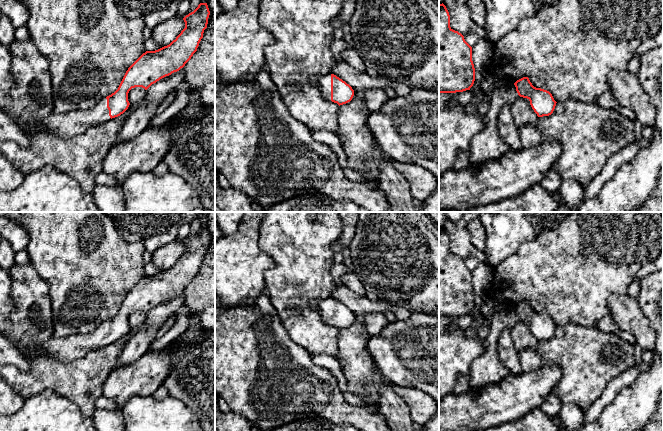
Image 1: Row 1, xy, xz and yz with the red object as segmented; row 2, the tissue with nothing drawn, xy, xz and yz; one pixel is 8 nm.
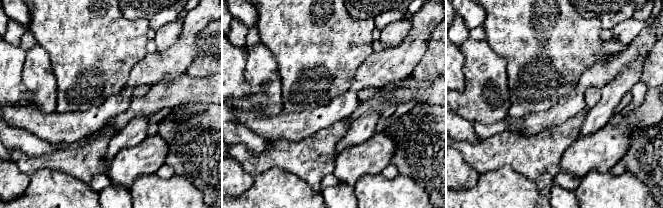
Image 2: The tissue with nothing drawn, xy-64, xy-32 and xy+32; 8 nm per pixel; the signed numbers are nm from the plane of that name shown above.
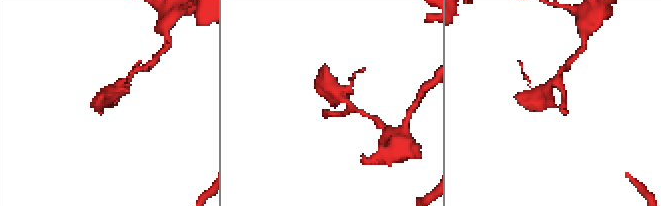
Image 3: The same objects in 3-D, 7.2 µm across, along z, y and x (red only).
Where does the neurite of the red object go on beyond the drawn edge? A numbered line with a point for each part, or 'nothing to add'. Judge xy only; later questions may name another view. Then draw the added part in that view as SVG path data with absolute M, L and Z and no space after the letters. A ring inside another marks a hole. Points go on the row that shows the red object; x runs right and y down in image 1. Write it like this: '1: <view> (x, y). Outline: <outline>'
1: xy (73, 123). Outline: M103 98L95 106L86 110L71 111L66 114L52 112L37 121L24 121L11 117L21 129L34 129L39 133L53 133L62 139L69 139L84 133L91 127L110 121L107 99Z

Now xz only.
1: xz (324, 82). Outline: M331 73L321 76L315 84L318 86L323 96L328 101L331 101Z

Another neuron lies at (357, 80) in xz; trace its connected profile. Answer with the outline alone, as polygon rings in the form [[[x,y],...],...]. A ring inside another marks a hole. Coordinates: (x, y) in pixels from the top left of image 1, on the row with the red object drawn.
[[[343,60],[337,61],[330,73],[345,81],[354,91],[364,91],[371,88],[383,89],[386,86],[390,87],[395,82],[388,76],[371,77],[366,72],[360,72]]]

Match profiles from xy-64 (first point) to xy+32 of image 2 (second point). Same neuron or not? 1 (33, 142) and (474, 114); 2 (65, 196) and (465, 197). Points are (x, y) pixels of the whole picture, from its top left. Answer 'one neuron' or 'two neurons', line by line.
1: two neurons
2: one neuron

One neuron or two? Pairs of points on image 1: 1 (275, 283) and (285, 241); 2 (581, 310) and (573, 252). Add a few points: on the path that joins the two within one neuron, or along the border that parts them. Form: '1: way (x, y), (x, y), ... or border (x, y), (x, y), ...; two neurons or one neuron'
1: way (285, 273), (285, 251); one neuron
2: way (580, 296), (573, 286), (573, 266); one neuron

